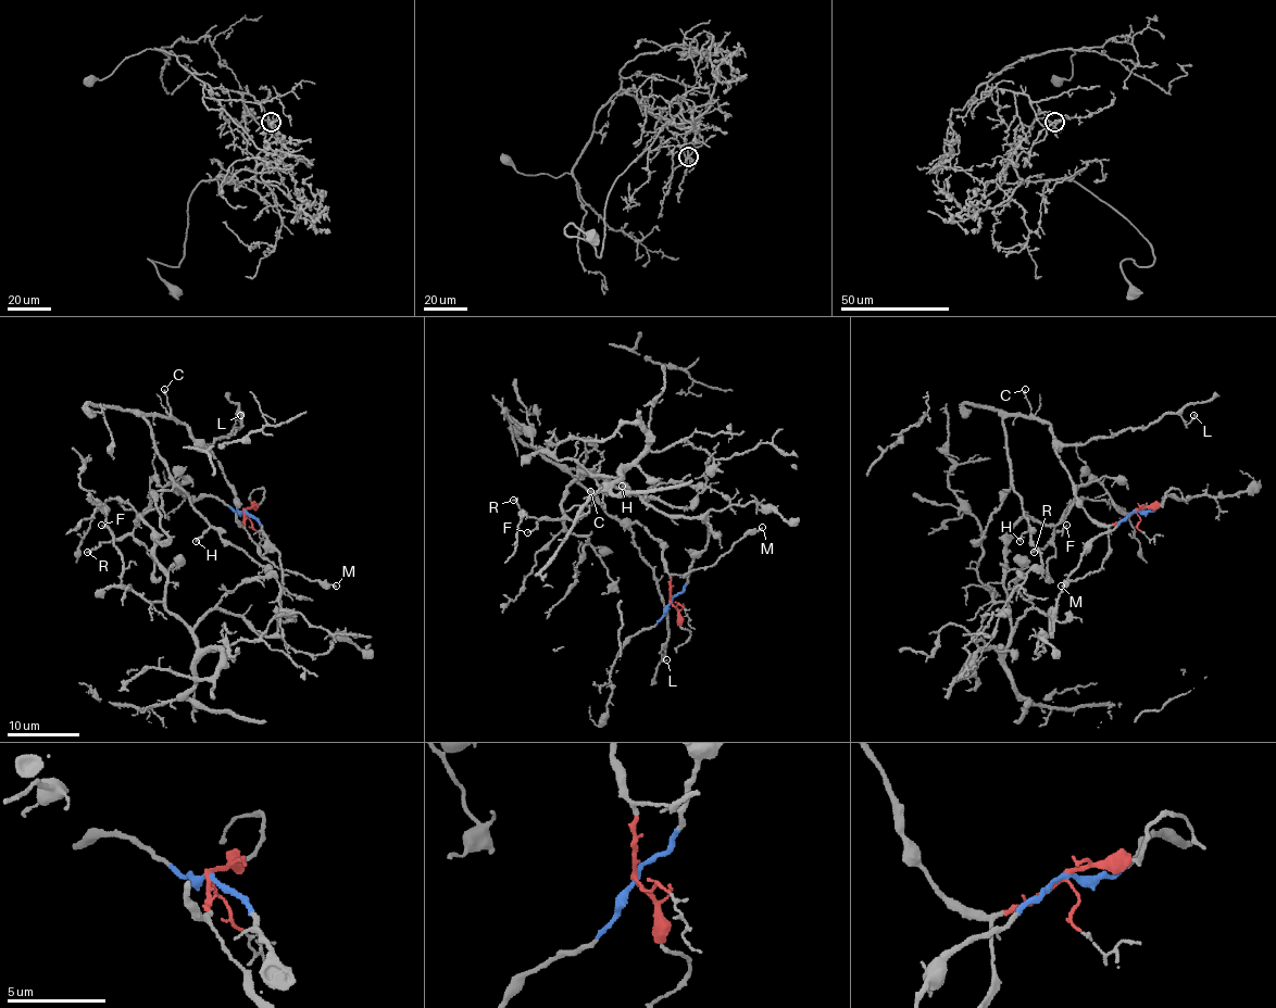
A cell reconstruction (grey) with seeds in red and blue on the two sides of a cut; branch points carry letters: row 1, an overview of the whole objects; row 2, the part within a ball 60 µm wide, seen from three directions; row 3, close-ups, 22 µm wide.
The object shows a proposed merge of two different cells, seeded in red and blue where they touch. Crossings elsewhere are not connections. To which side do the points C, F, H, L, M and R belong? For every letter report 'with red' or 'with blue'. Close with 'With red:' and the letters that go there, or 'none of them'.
C: with red
F: with blue
H: with red
L: with red
M: with red
R: with blue
With red: C, H, L, M

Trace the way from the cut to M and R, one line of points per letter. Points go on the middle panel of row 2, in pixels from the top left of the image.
M: (672, 601), (672, 574), (713, 565), (737, 541), (762, 527)
R: (672, 601), (707, 545), (701, 518), (670, 518), (592, 469), (565, 489), (561, 519), (530, 518), (512, 500)

